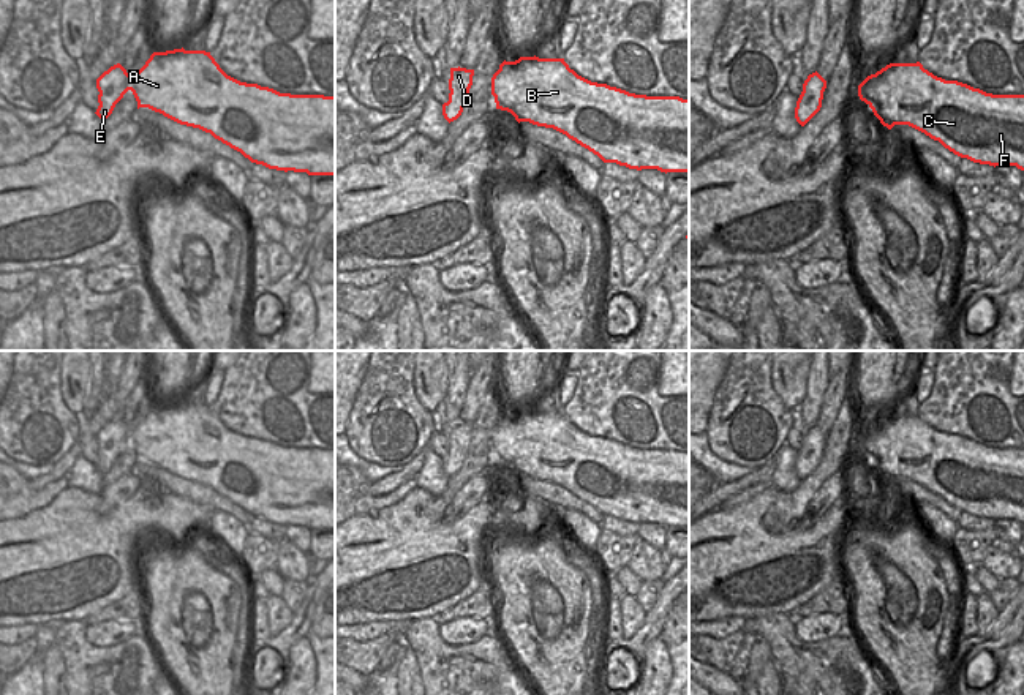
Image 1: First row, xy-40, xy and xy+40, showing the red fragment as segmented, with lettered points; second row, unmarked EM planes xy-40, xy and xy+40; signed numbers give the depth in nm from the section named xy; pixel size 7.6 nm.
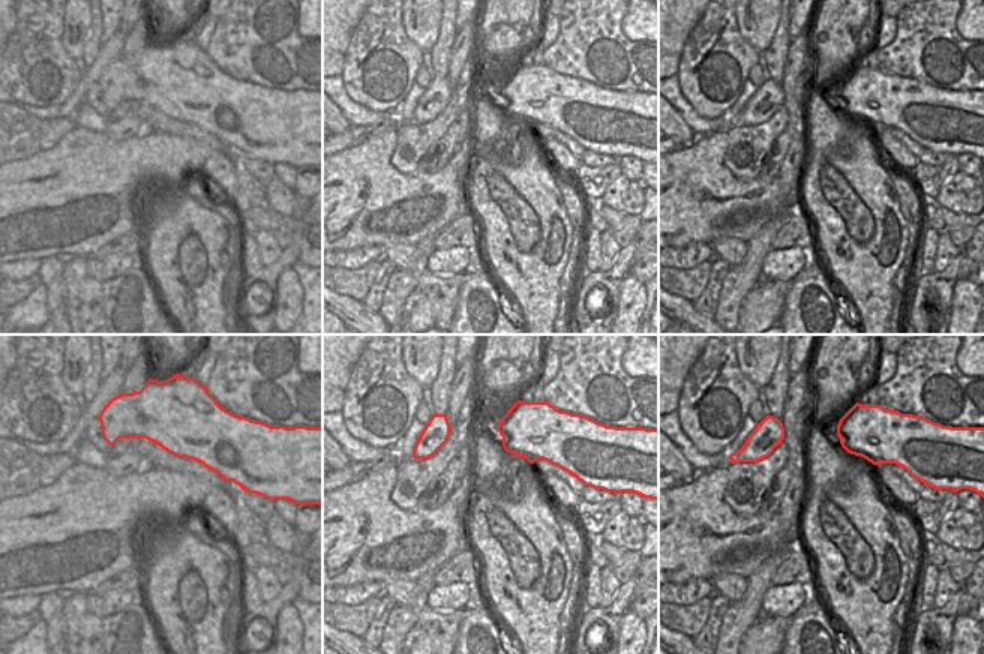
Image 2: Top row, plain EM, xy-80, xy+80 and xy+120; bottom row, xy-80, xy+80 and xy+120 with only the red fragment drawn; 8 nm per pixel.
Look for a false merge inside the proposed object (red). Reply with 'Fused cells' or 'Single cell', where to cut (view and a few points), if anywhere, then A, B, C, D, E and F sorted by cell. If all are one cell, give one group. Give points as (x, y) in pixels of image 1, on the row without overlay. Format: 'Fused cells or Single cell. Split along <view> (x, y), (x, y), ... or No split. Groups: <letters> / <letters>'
Single cell. No split. Groups: A B C D E F.

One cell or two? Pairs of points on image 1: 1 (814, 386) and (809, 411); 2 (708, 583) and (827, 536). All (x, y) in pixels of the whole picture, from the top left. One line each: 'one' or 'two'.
1: one
2: one

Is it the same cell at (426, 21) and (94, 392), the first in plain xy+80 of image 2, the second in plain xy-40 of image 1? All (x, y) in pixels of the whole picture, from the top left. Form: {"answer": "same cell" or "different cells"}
{"answer": "different cells"}

